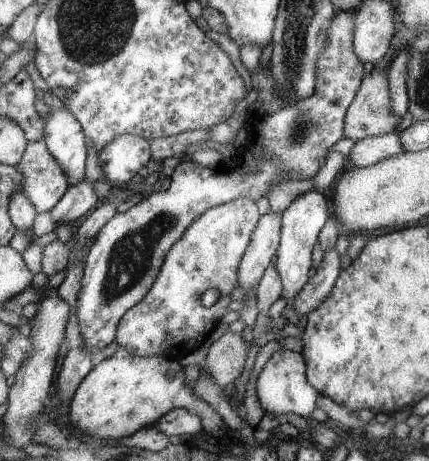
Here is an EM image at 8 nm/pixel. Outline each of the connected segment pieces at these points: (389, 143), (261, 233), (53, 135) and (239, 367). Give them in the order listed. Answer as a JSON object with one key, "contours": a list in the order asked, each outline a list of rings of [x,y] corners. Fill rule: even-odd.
{"contours":[[[[397,132],[356,141],[347,156],[356,167],[371,167],[403,151],[407,152],[401,134]]],[[[269,212],[260,218],[260,224],[252,236],[252,244],[249,245],[238,271],[238,286],[244,292],[258,288],[271,260],[275,255],[277,257],[282,238],[283,216],[284,212],[279,215]]],[[[63,104],[54,106],[47,118],[45,144],[60,162],[71,186],[85,179],[87,164],[87,135],[80,120]]],[[[228,330],[212,343],[201,365],[211,379],[225,390],[243,374],[243,366],[247,364],[247,350],[249,346],[241,333]]]]}

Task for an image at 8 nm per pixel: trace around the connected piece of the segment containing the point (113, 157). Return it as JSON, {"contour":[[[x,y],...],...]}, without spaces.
{"contour":[[[120,134],[112,143],[98,152],[98,165],[109,182],[125,184],[130,182],[143,166],[151,167],[153,162],[152,143],[141,135]]]}

